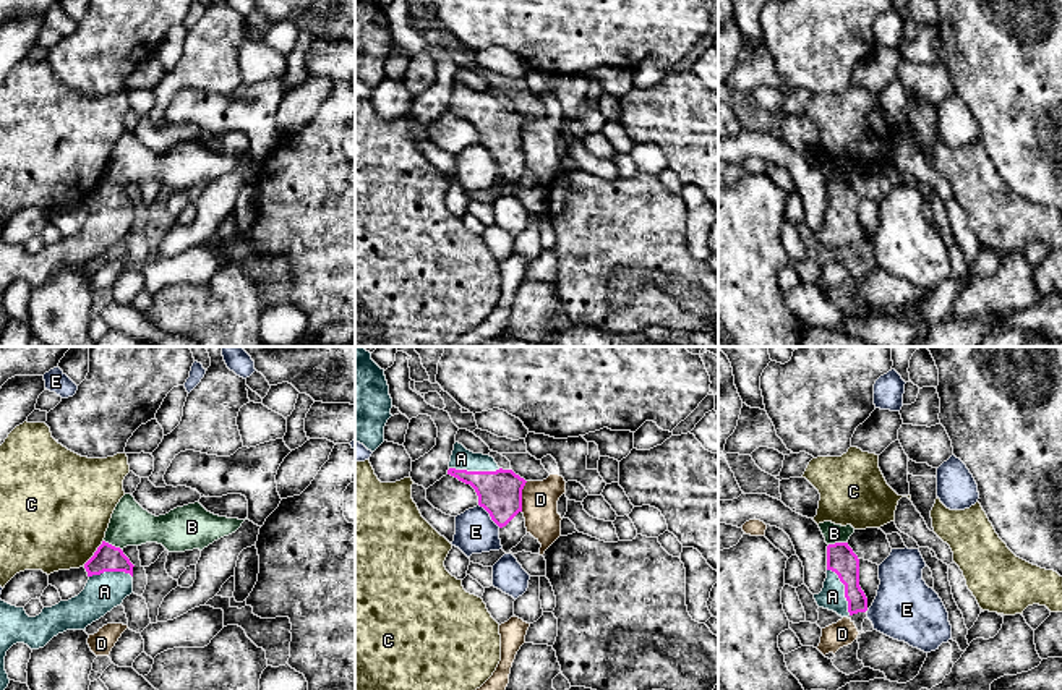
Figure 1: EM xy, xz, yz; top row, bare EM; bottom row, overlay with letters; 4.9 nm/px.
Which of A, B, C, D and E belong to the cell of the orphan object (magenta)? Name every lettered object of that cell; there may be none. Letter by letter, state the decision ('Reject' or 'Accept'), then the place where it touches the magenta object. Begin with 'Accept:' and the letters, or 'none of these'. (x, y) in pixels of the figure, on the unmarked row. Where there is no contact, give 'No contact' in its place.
Accept: A
A: Accept. Touches magenta at xz (475, 109)
B: Reject. Touches magenta at yz (837, 180)
C: Reject. Touches magenta at xy (94, 190)
D: Reject. Touches magenta at xz (521, 133)
E: Reject. Touches magenta at xz (490, 153)

